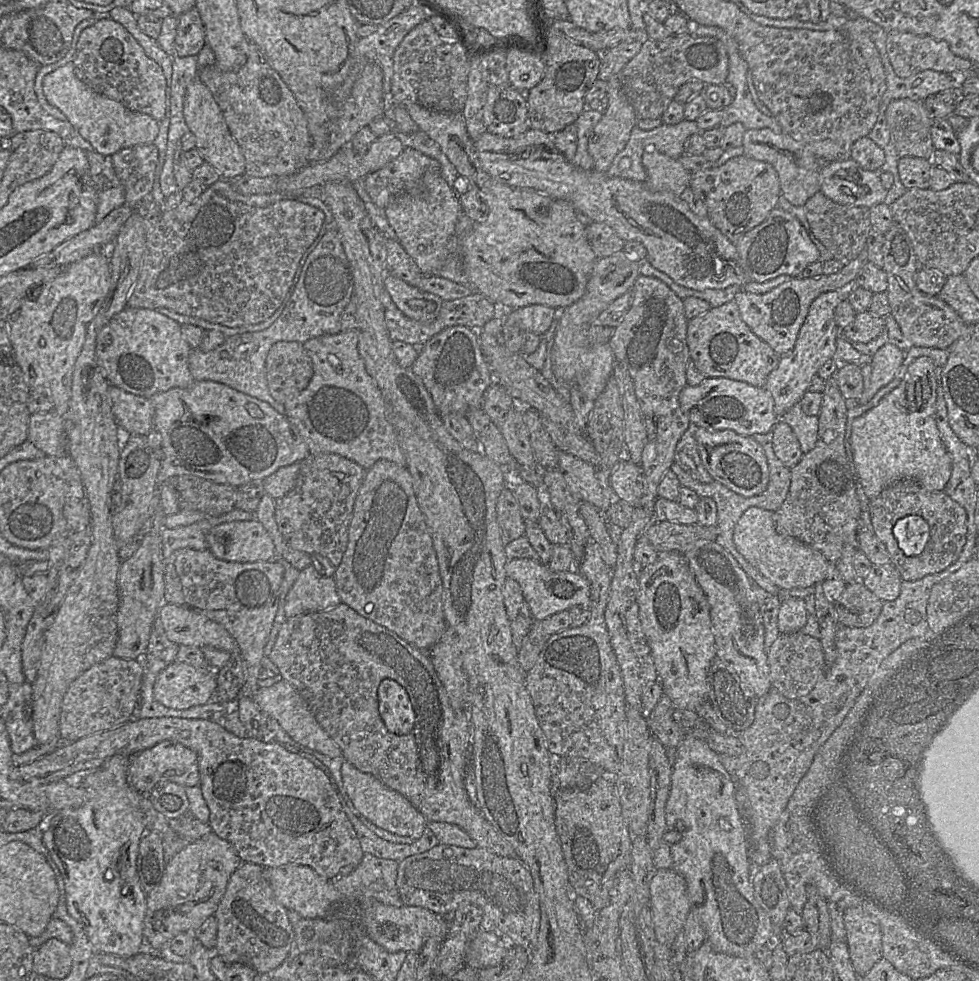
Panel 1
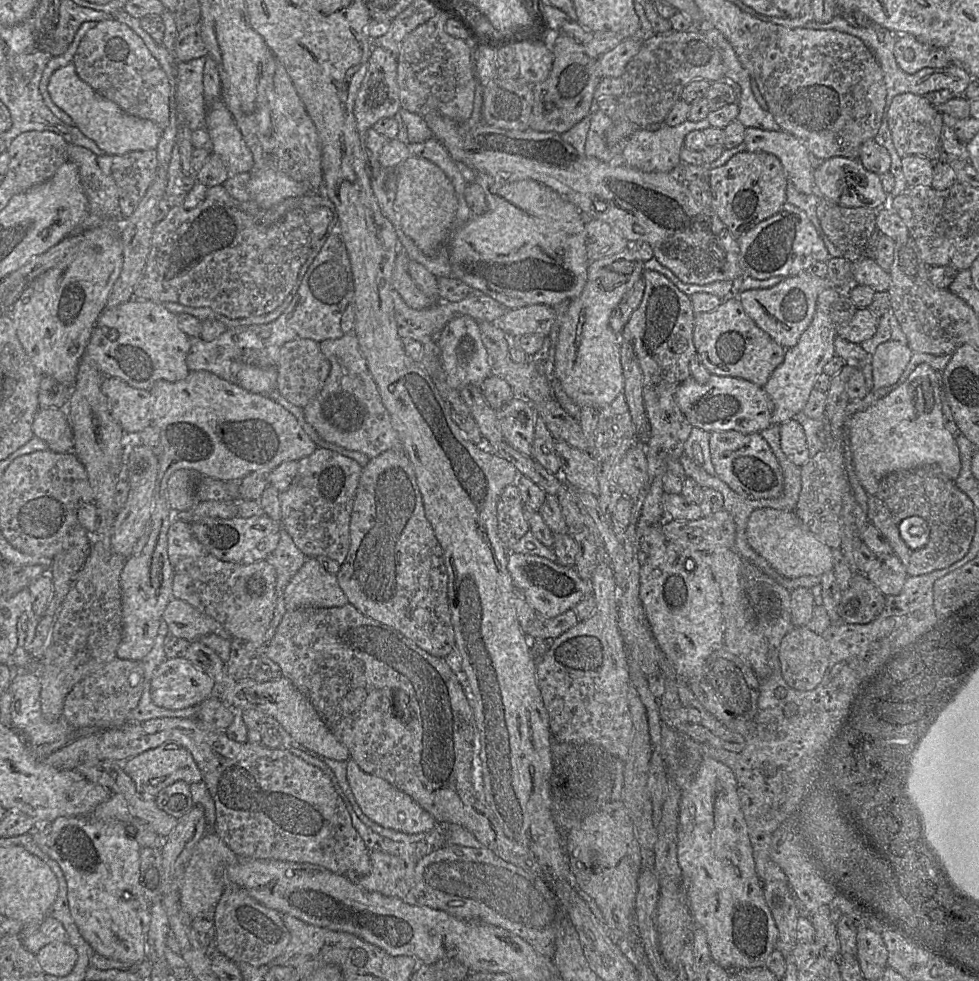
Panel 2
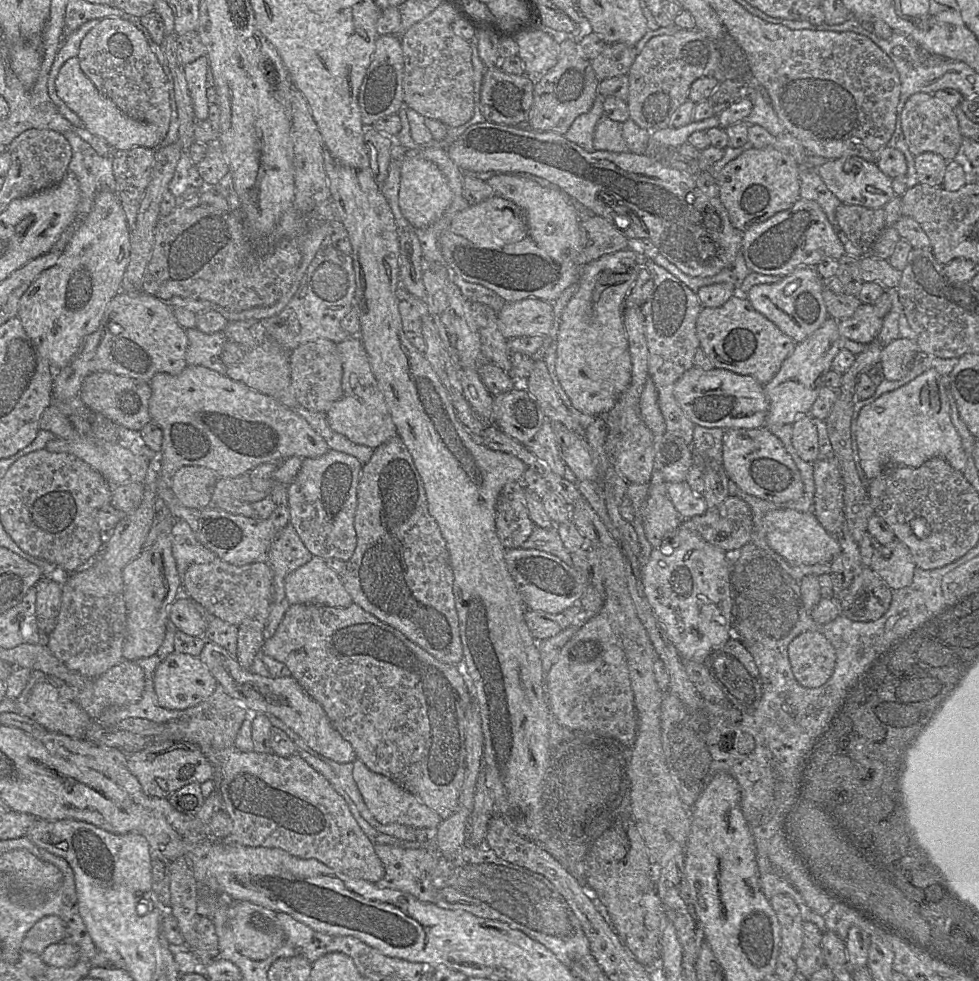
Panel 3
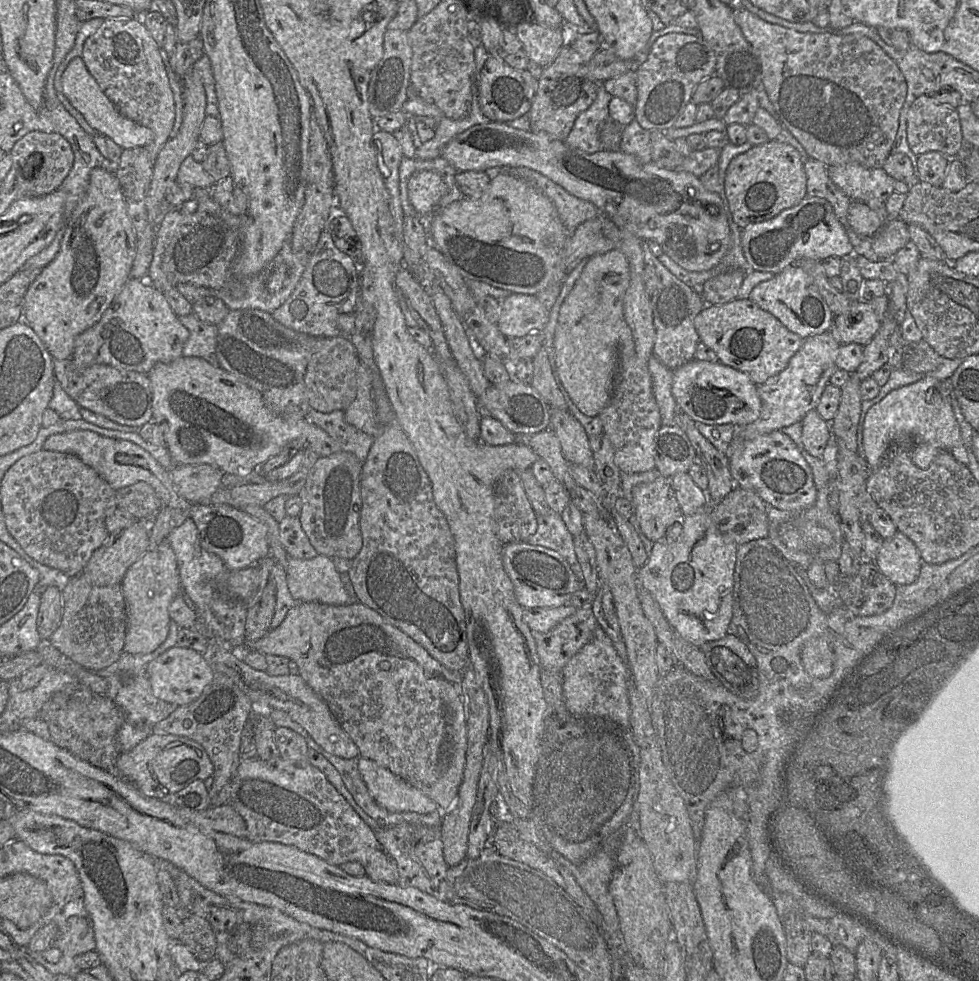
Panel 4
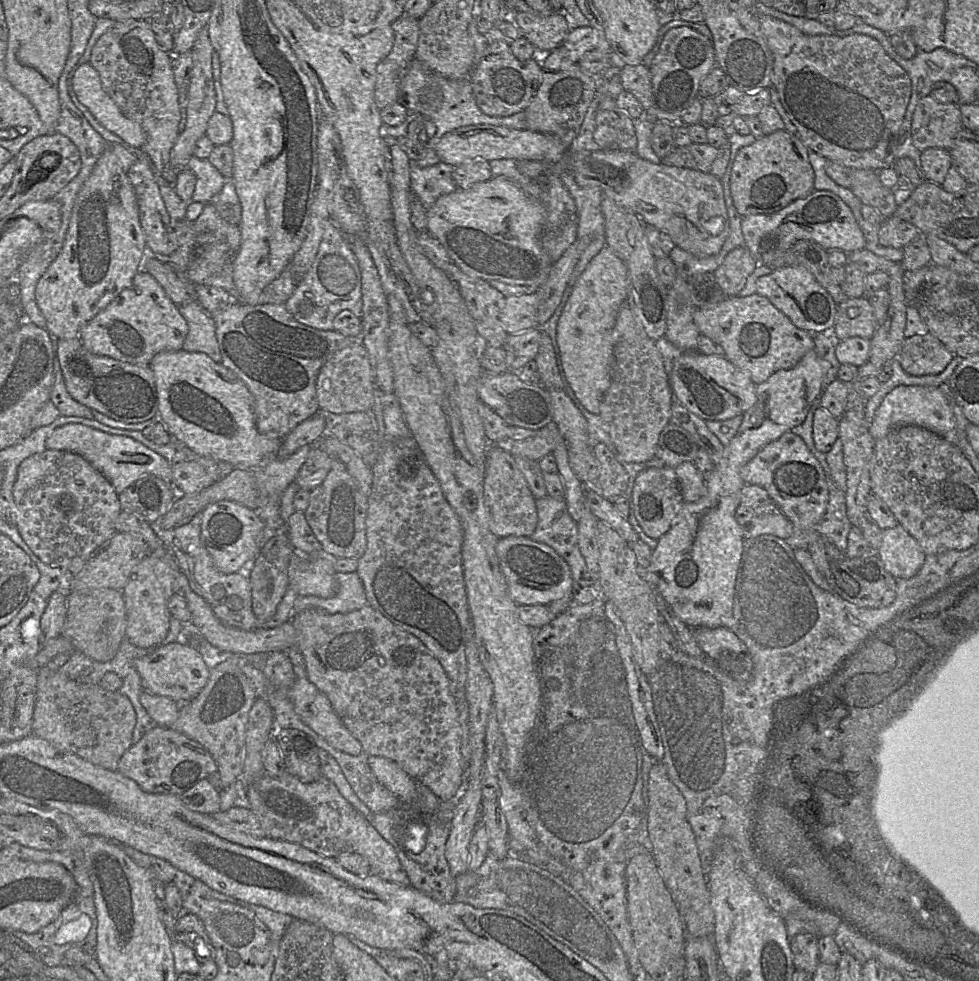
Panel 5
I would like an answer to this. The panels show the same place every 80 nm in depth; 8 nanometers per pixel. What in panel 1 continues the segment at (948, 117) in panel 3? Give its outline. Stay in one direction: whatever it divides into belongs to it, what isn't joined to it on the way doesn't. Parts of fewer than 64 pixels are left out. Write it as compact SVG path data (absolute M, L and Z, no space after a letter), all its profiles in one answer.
M902 98L892 101L886 110L887 123L900 158L931 159L935 147L931 128L934 123L923 101Z

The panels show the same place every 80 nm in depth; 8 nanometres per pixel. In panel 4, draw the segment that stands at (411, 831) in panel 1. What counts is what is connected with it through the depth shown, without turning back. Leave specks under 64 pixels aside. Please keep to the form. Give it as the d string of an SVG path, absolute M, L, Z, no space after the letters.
M359 757L358 769L372 797L387 811L429 814L438 809L427 795L373 760Z

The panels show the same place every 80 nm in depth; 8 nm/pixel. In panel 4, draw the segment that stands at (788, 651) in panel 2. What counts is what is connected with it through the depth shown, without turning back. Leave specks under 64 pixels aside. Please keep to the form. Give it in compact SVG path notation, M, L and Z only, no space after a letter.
M812 638L802 647L801 662L809 676L823 679L832 671L834 654L826 640Z

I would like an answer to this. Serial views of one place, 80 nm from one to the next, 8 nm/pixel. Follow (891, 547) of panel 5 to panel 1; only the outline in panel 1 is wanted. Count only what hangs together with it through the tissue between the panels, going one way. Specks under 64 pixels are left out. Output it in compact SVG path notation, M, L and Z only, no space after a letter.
M889 563L873 565L862 582L881 601L890 602L898 598L902 579L895 566Z

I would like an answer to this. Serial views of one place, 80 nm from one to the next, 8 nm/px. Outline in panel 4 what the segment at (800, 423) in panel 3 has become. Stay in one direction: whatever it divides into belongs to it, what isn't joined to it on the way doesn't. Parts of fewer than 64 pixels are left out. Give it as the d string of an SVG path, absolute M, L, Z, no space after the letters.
M815 410L808 412L801 421L804 449L812 456L821 458L832 436L830 423Z

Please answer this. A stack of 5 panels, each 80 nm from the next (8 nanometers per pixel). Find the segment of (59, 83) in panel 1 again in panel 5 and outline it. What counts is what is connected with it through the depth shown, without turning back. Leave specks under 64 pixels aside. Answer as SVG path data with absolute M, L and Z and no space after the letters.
M84 63L84 64L78 65L75 68L75 70L69 74L69 77L68 77L69 94L70 94L70 87L72 91L74 92L77 100L81 104L86 106L90 110L90 112L94 115L94 117L99 121L99 123L102 126L104 126L108 131L119 136L123 140L123 142L127 144L128 146L131 146L134 148L143 147L147 139L146 132L144 131L144 129L141 127L140 124L138 124L136 121L132 119L129 119L120 111L118 106L114 103L111 97L103 89L98 72L90 63Z

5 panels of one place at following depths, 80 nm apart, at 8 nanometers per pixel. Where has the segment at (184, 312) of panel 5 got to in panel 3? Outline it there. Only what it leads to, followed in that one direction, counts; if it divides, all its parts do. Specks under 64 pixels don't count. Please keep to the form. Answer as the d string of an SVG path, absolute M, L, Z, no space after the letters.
M197 328L186 330L187 349L186 365L200 365L226 375L226 369L221 360L222 347L226 340L223 331L203 333Z

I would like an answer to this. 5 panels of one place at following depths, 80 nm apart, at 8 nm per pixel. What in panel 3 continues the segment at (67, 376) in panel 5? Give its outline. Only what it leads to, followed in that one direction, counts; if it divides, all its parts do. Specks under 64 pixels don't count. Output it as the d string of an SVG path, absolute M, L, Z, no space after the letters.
M95 372L86 376L82 382L78 399L94 414L103 417L115 424L121 425L133 431L140 431L144 425L150 422L149 399L151 396L150 383L110 372Z

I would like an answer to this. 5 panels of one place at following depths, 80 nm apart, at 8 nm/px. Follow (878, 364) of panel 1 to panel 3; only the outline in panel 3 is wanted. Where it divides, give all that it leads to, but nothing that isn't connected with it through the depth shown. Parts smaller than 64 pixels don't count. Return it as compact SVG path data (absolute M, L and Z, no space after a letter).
M897 338L883 347L881 364L886 380L900 380L908 374L921 350L916 341Z

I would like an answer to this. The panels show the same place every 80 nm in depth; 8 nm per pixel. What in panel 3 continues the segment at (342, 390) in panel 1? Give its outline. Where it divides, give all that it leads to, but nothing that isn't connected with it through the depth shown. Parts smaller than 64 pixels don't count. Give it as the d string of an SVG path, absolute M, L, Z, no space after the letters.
M358 336L337 343L342 362L342 396L325 412L332 430L356 444L372 449L397 435L391 413L371 369L369 359Z

